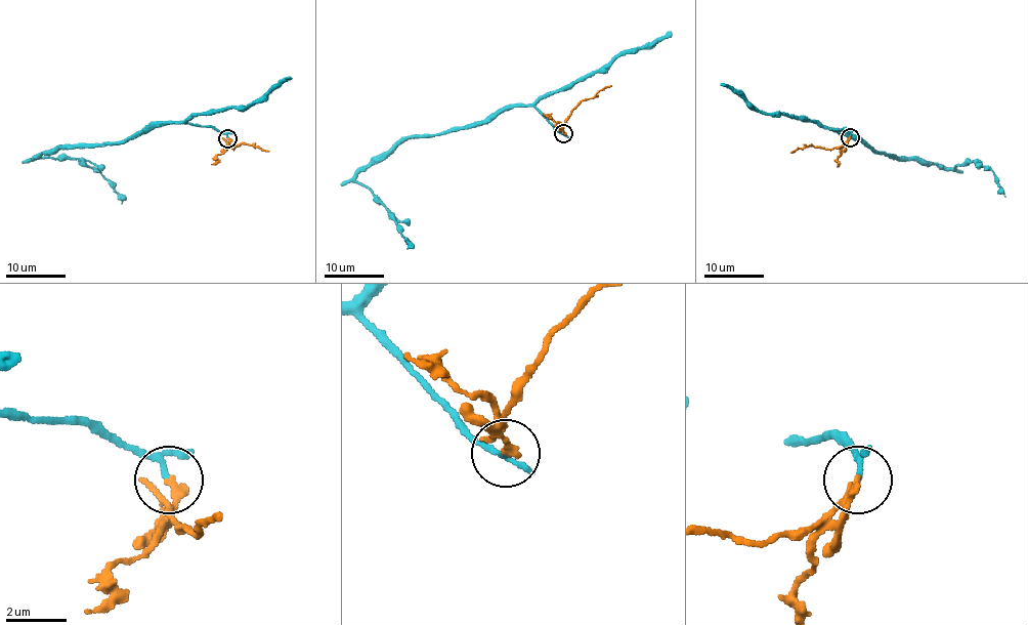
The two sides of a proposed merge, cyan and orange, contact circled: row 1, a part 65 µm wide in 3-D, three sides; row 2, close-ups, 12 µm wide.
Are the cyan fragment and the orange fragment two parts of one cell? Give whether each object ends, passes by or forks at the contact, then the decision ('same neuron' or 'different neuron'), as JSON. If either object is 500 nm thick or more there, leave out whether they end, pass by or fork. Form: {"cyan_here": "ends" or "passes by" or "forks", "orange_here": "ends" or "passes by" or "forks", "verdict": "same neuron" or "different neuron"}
{"cyan_here": "passes by", "orange_here": "ends", "verdict": "different neuron"}

